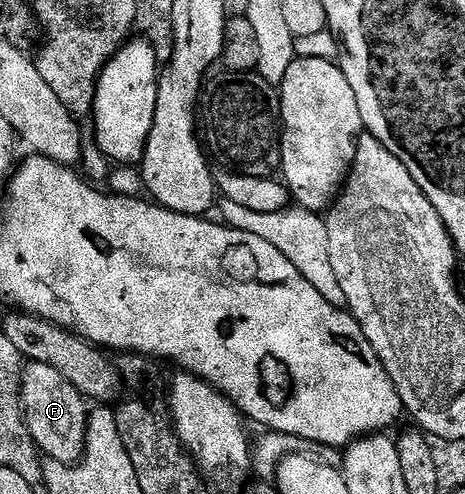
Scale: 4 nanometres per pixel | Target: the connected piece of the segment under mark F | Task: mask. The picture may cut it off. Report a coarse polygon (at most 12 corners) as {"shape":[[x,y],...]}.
{"shape":[[23,366],[35,448],[62,465],[86,451],[89,405],[53,367]]}

